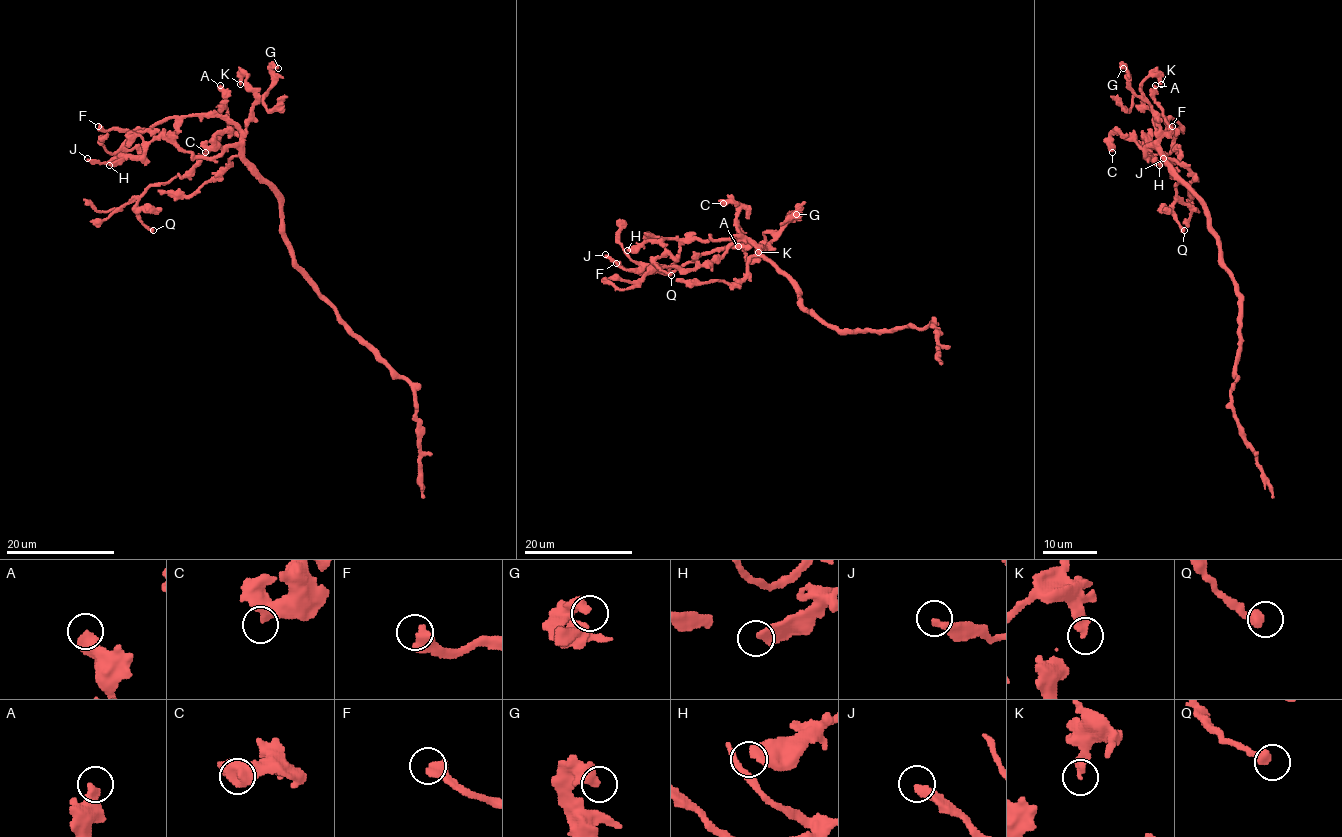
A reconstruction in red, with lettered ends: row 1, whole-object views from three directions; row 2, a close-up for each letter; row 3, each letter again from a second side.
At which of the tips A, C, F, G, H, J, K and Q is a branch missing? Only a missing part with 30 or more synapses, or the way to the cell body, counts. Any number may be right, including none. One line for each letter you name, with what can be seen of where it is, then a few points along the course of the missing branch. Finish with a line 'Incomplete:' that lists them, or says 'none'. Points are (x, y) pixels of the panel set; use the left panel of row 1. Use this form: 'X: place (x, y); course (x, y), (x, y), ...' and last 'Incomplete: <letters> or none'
F: place (98, 126); course (98, 126), (78, 133), (51, 133), (41, 138), (41, 161), (34, 185)
J: place (87, 158); course (87, 158), (67, 160), (51, 172), (36, 172), (28, 167)
Incomplete: F, J

